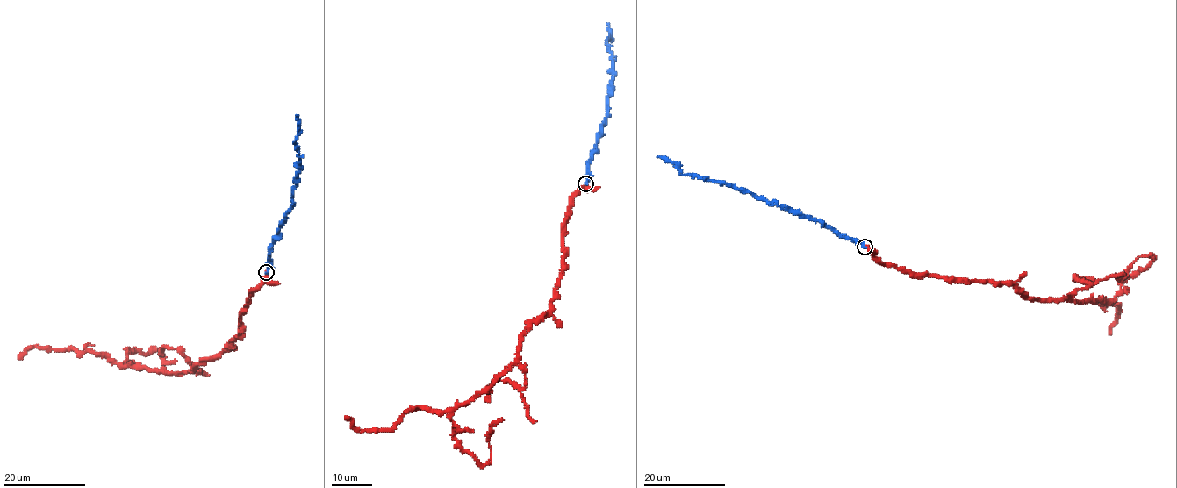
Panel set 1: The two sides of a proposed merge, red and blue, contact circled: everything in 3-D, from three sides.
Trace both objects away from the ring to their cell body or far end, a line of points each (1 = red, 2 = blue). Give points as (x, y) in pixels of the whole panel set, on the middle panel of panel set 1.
1: (585, 182), (568, 211), (549, 310), (517, 357), (460, 404), (453, 435), (486, 462), (489, 430), (503, 419)
2: (585, 182), (588, 160), (608, 114), (614, 75), (608, 24)

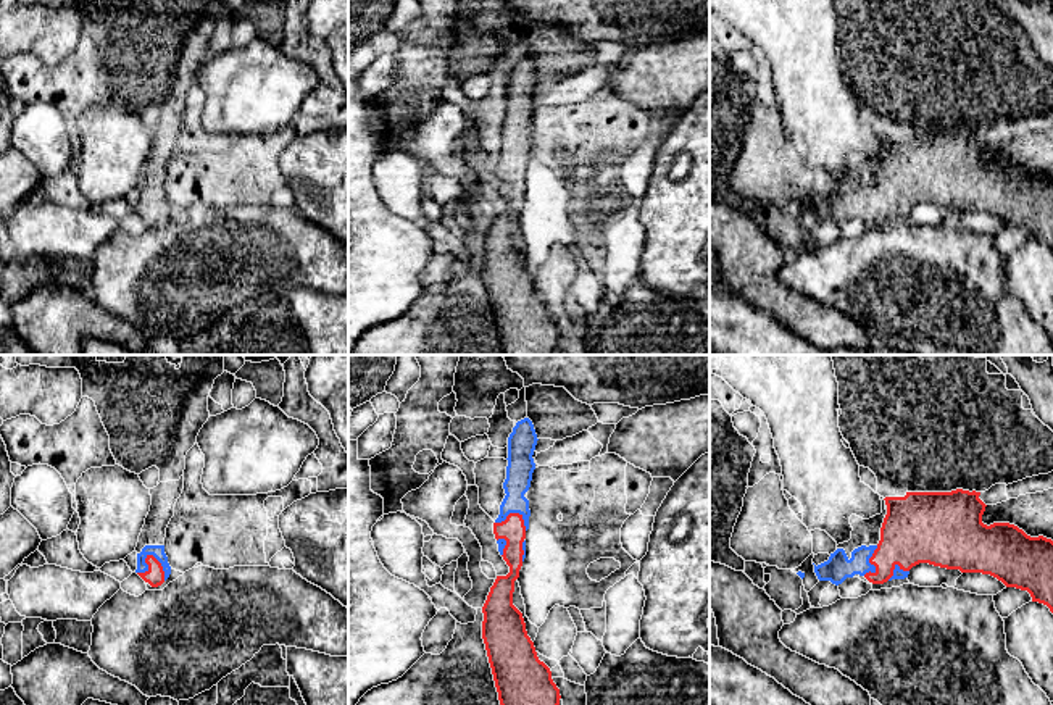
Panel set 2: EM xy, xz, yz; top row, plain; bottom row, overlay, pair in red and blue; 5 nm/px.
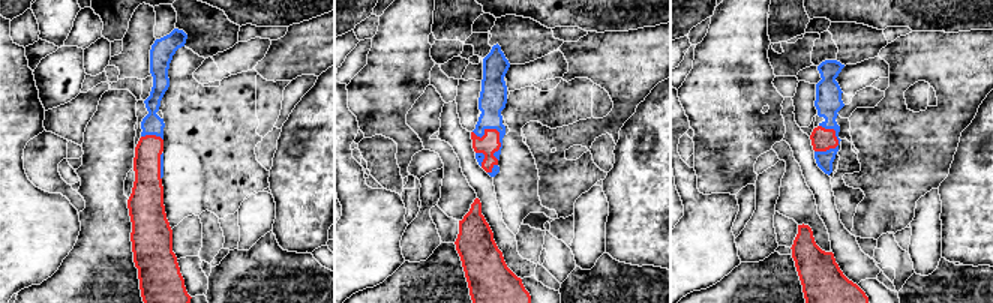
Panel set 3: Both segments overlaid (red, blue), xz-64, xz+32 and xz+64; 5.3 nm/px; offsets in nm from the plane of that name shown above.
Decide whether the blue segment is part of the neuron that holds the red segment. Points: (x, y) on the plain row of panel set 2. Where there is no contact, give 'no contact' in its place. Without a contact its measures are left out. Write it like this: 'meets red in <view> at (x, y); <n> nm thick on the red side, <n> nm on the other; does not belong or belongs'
meets red in xy at (160, 204); 100 nm thick on the red side, 60 nm on the other; belongs

